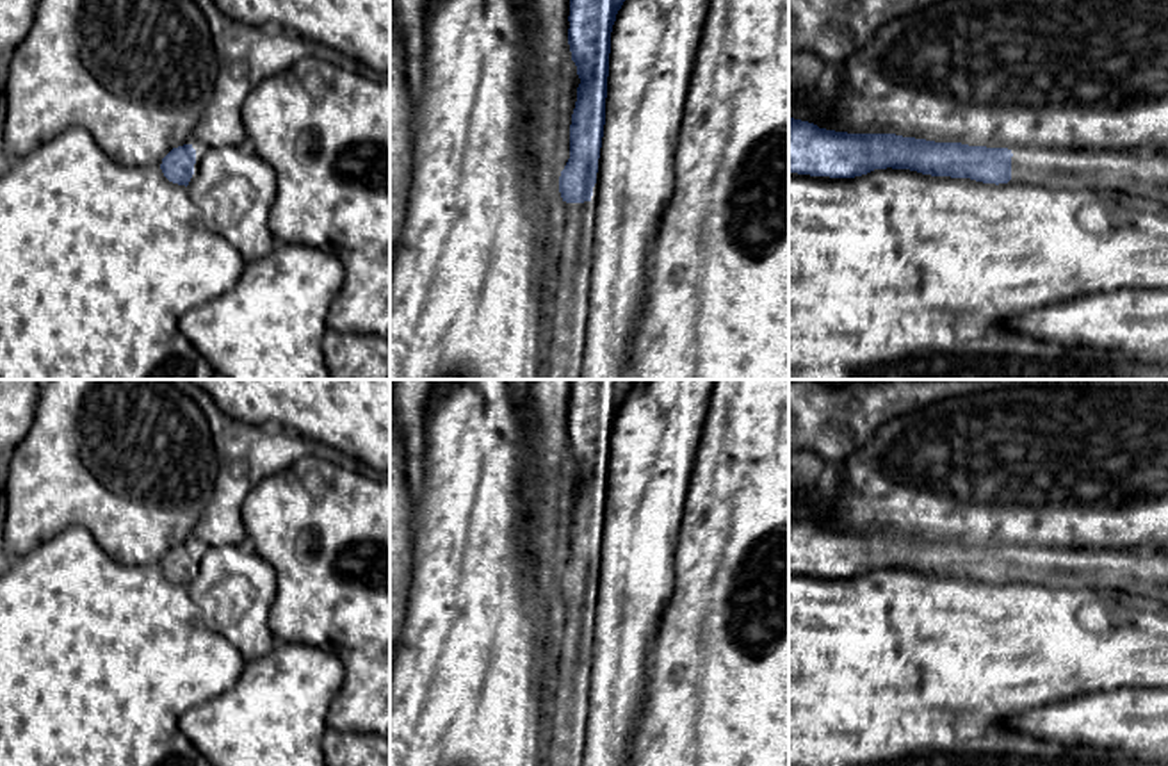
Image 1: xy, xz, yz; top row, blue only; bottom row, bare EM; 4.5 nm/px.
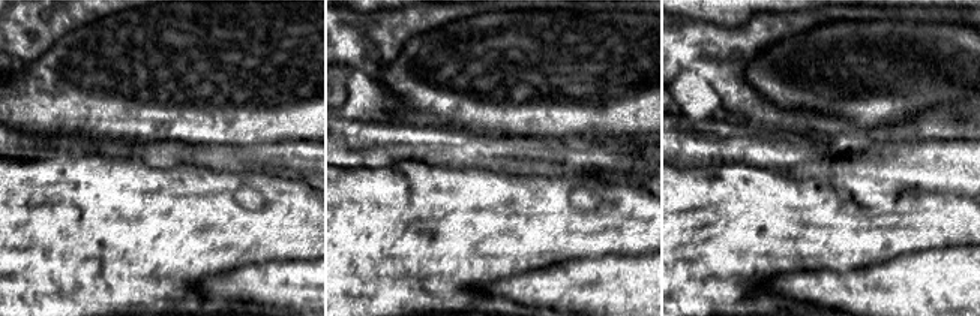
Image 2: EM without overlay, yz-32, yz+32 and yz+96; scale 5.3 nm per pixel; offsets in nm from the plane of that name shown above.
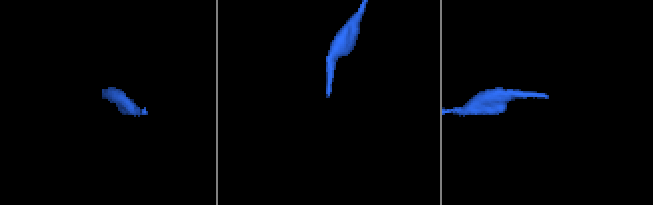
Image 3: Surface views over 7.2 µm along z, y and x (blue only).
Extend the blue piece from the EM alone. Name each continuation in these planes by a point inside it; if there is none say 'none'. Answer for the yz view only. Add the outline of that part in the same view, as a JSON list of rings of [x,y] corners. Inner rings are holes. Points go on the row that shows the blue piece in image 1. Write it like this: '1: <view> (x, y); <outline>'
1: yz (1143, 171); [[[1168,150],[1015,151],[1011,180],[1049,189],[1120,191],[1168,205]]]

